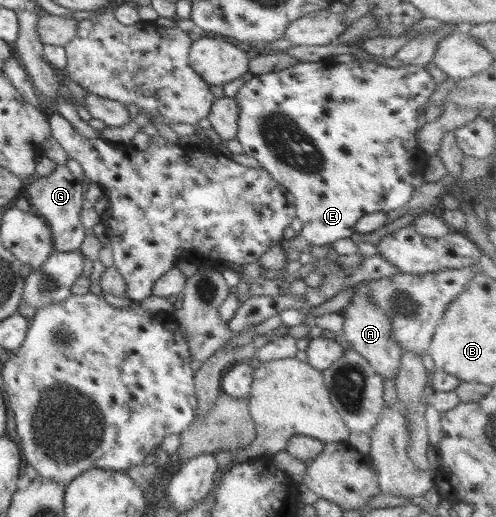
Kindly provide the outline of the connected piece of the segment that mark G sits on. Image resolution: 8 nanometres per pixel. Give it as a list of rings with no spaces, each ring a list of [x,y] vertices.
[[[57,165],[49,177],[37,177],[35,182],[24,186],[23,195],[27,197],[34,212],[47,223],[52,235],[52,245],[57,251],[79,251],[86,238],[86,229],[79,218],[83,209],[83,191],[85,189],[81,181],[73,178],[66,165]]]

